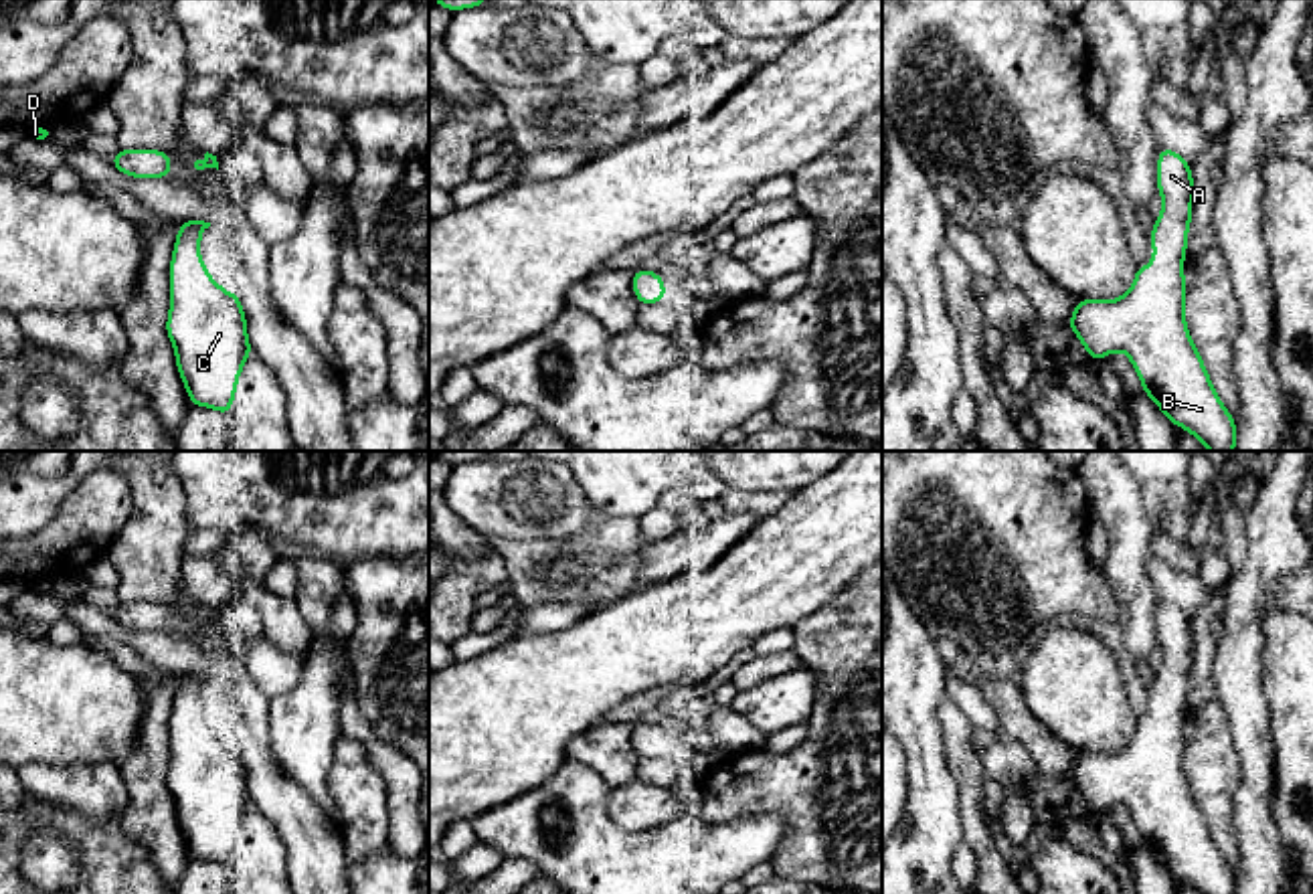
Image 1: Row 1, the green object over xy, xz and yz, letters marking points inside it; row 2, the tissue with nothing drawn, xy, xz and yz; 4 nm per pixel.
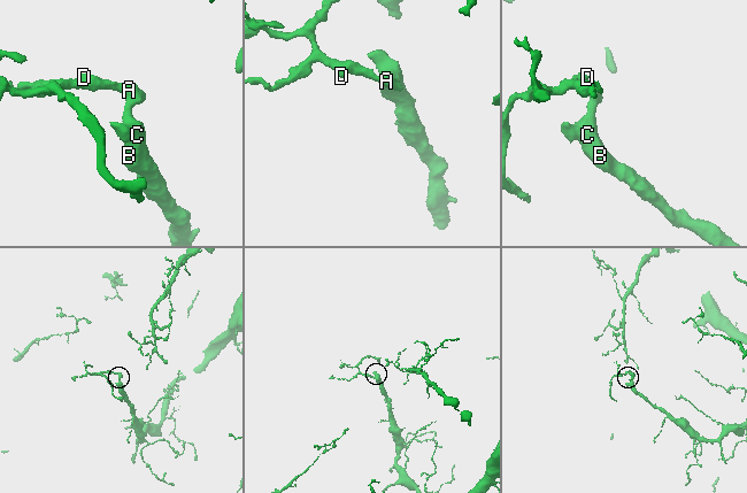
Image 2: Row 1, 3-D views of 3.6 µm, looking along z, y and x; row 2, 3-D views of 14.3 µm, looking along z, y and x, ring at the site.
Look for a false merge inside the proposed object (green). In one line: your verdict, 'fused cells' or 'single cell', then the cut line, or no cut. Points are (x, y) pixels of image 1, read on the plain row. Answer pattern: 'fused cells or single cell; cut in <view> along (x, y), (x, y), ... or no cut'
single cell; no cut

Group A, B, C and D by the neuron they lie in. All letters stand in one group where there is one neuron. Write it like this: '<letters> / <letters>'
A B C D

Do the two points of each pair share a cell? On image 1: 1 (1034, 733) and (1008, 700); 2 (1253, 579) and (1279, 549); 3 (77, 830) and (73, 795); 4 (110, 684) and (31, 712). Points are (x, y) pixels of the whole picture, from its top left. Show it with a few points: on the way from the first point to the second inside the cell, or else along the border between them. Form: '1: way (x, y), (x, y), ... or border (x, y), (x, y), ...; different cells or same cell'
1: way (1026, 725), (1012, 708); same cell
2: way (1259, 571), (1271, 557); same cell
3: border (31, 793), (75, 808), (94, 822), (122, 812); different cells
4: way (90, 704), (51, 704); same cell

